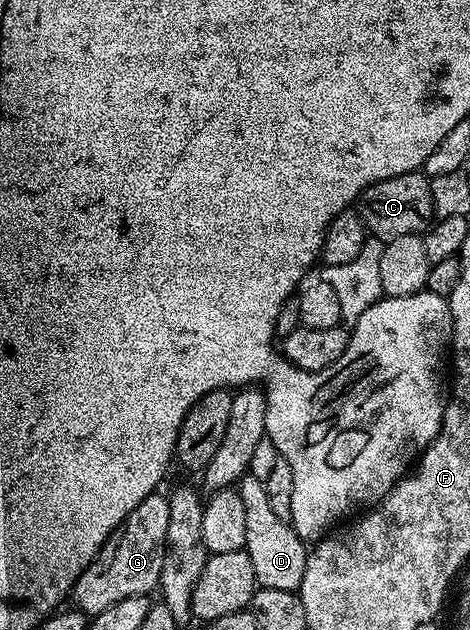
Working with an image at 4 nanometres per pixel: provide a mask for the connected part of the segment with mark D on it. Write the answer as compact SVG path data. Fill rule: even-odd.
M247 473L237 483L240 500L244 500L244 532L246 533L246 555L252 560L254 581L261 588L284 588L297 591L304 580L304 568L308 553L307 543L297 534L287 519L272 512L265 482Z

